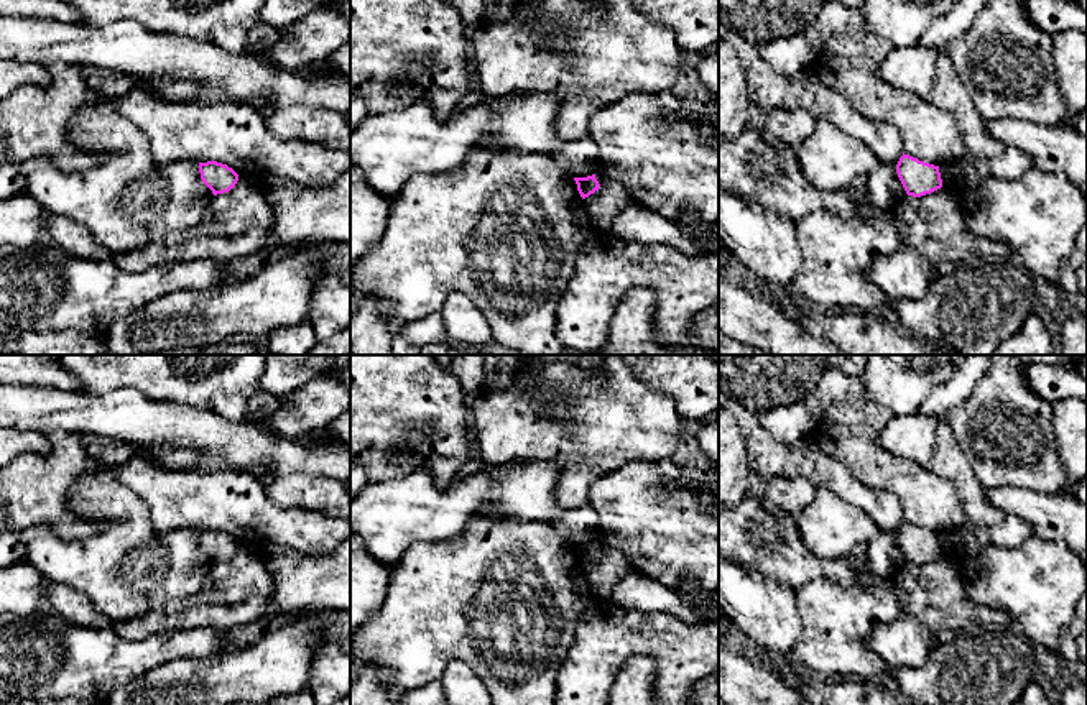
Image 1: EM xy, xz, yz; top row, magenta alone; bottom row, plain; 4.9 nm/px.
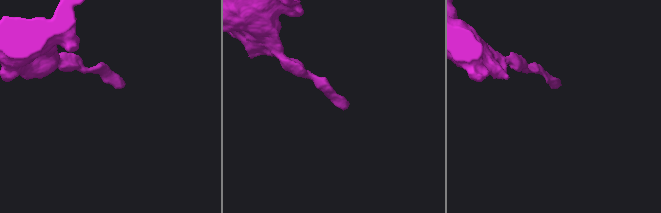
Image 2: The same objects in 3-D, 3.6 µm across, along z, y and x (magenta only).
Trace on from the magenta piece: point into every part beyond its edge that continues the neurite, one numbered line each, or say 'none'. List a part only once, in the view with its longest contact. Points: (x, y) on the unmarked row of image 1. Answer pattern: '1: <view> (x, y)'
none

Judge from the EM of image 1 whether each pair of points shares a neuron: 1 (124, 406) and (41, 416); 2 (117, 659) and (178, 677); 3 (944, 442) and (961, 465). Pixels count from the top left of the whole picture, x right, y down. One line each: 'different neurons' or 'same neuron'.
1: same neuron
2: different neurons
3: same neuron

